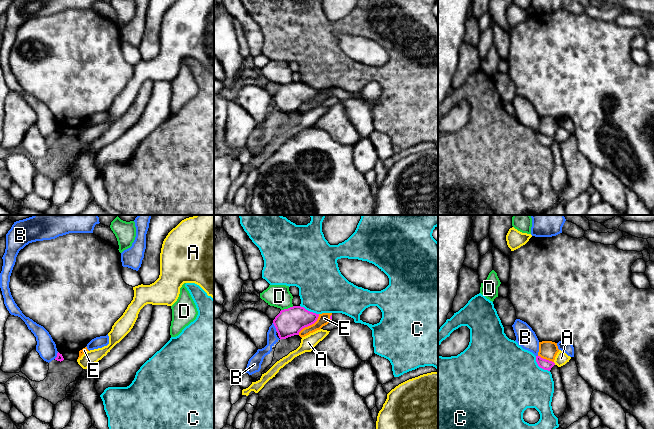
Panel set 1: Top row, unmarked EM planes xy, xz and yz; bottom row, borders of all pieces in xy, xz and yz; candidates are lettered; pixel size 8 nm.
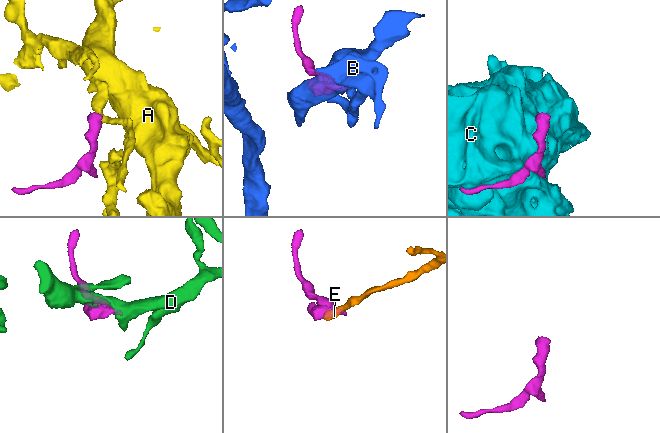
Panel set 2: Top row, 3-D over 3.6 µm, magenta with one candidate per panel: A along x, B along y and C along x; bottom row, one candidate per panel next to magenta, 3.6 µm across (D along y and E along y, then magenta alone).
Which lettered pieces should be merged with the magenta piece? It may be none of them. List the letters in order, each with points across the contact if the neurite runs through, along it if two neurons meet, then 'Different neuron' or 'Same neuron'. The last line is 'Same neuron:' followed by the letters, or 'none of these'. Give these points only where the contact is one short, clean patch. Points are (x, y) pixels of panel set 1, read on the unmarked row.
A: Boundary: yz (553, 138), (555, 140). Different neuron
B: Different neuron
C: Different neuron
D: Different neuron
E: Boundary: xz (319, 90), (313, 99), (305, 102), (298, 110). Different neuron
Same neuron: none of these

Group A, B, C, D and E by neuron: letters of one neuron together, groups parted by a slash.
A / B / C / D / E

